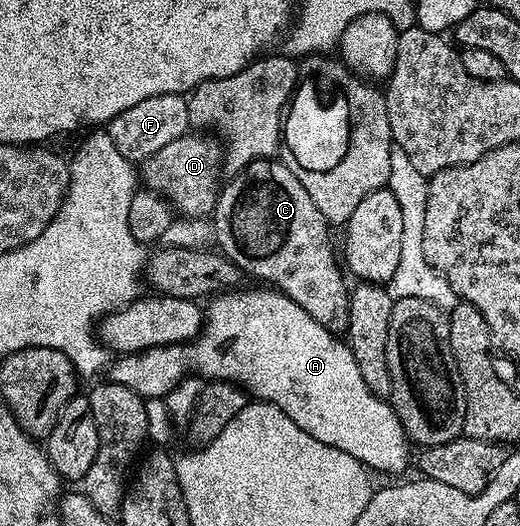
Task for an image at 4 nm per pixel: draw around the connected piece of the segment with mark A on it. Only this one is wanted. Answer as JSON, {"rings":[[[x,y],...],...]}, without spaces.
{"rings":[[[240,288],[235,292],[225,292],[215,295],[207,303],[202,333],[197,338],[193,338],[191,342],[183,342],[181,346],[156,346],[152,350],[142,350],[139,354],[125,354],[117,357],[107,367],[107,377],[111,381],[130,388],[145,400],[160,397],[160,399],[163,399],[165,396],[171,394],[175,386],[181,385],[187,379],[184,377],[191,370],[196,374],[201,374],[204,380],[232,382],[234,385],[239,386],[241,390],[251,395],[253,399],[267,402],[269,407],[281,410],[284,417],[289,418],[292,421],[292,425],[298,427],[302,434],[307,434],[311,441],[321,442],[325,448],[330,450],[346,452],[349,458],[353,458],[356,463],[367,468],[369,471],[381,470],[384,474],[402,473],[408,466],[408,446],[410,447],[408,434],[402,428],[402,424],[398,420],[395,410],[392,409],[391,401],[374,396],[374,392],[370,392],[370,388],[366,388],[366,380],[362,380],[362,372],[358,372],[358,360],[354,360],[354,352],[348,347],[347,341],[343,337],[330,333],[326,328],[322,328],[322,324],[318,324],[318,320],[314,320],[314,316],[310,316],[310,312],[305,312],[303,308],[298,308],[298,304],[294,304],[294,300],[290,300],[285,294],[281,294],[279,290],[275,288],[260,288],[264,290],[244,289]]]}

